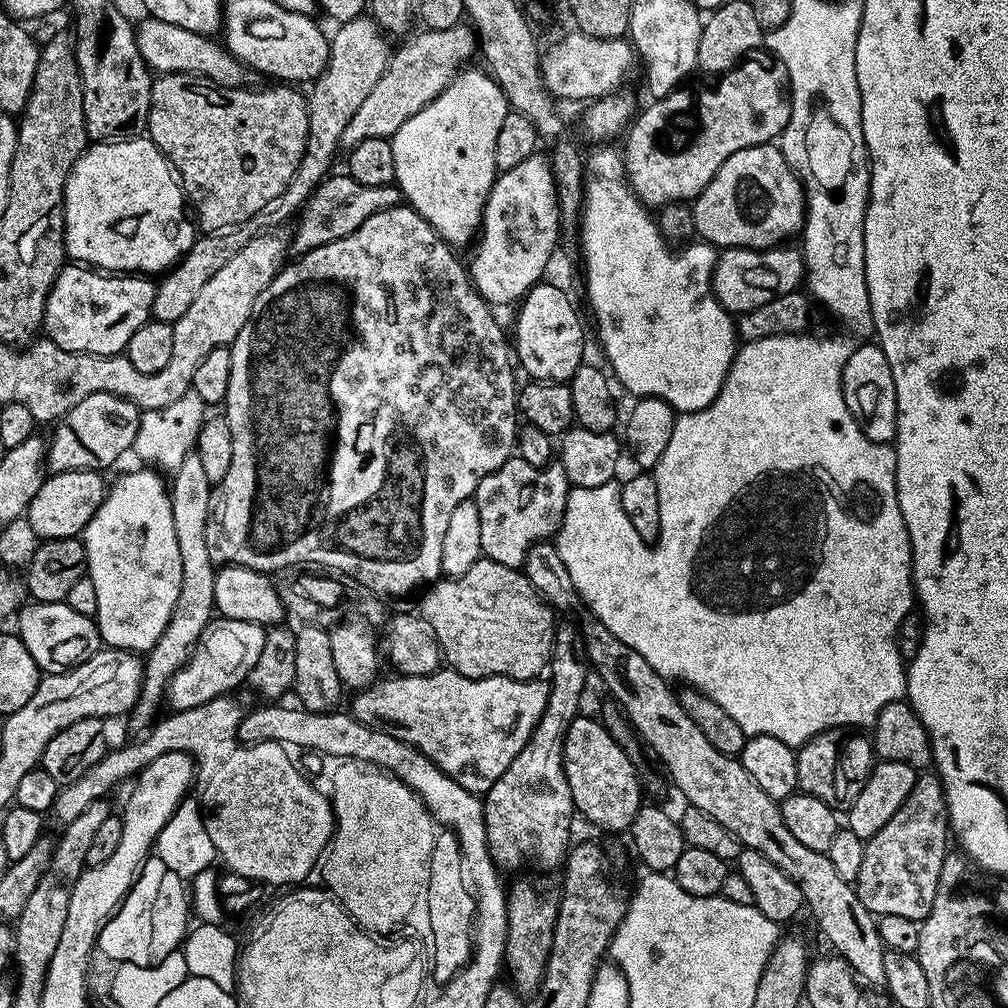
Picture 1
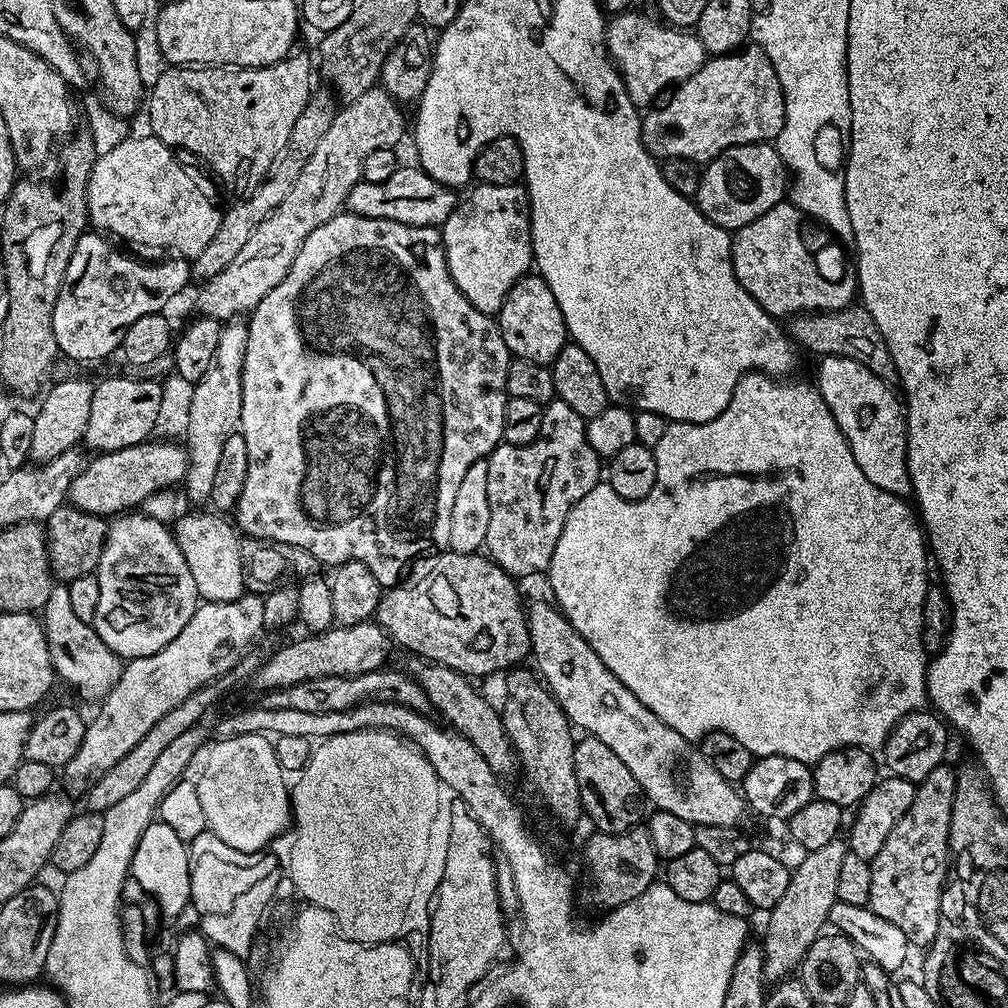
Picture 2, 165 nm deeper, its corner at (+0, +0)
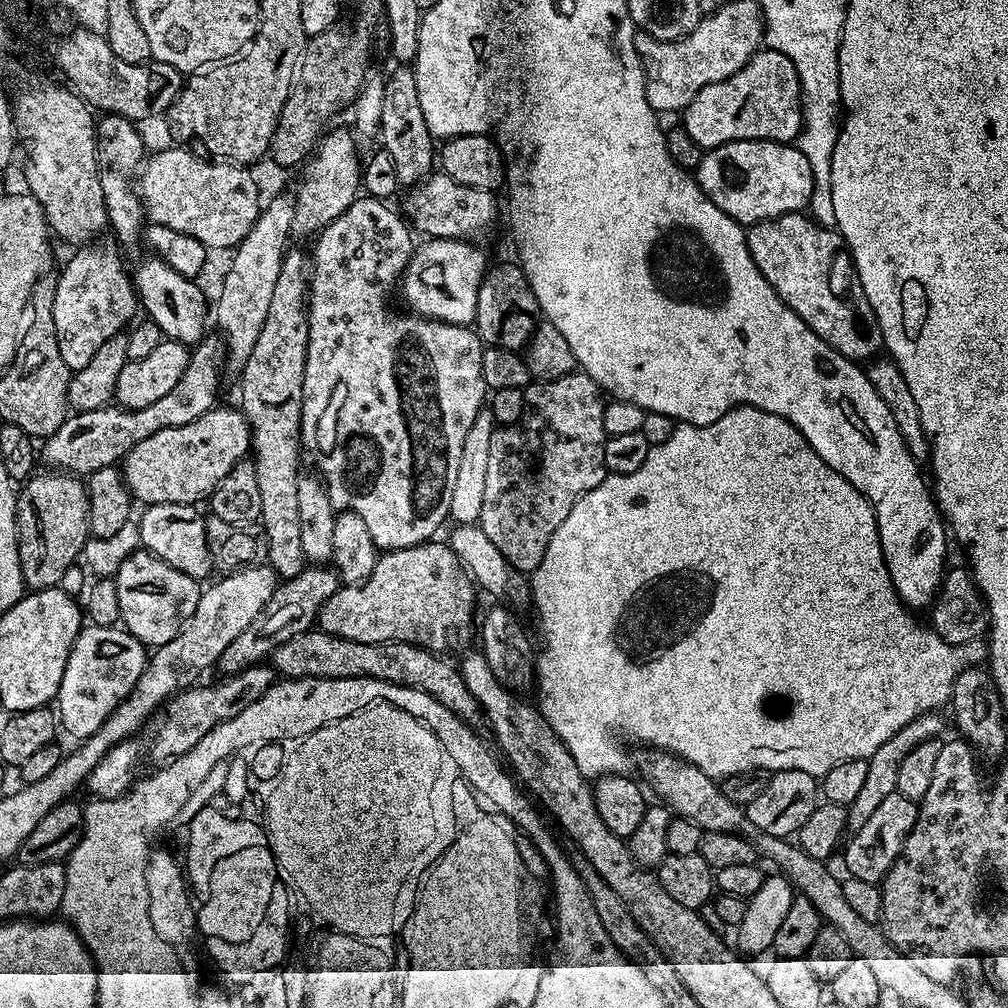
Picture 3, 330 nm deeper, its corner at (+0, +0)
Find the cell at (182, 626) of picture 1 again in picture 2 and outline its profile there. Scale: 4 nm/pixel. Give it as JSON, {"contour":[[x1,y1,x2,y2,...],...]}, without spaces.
{"contour":[[228,322,221,327,216,362,201,378,193,390,190,403,190,422,186,435,188,469,184,472,182,489,192,500,211,497,214,490,214,473,218,470,218,458,222,458,222,446,226,438,237,431,242,406,242,362,246,350,248,325,244,322]]}

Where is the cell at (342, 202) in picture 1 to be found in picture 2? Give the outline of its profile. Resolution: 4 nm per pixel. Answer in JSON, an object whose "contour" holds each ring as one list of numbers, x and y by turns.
{"contour":[[401,166,386,182,366,182,361,180,354,185,348,195,347,211,379,220,393,220,410,226,426,226,434,228,442,226,446,218,456,209,458,196,453,189,439,184,430,174,426,174,419,166]]}

